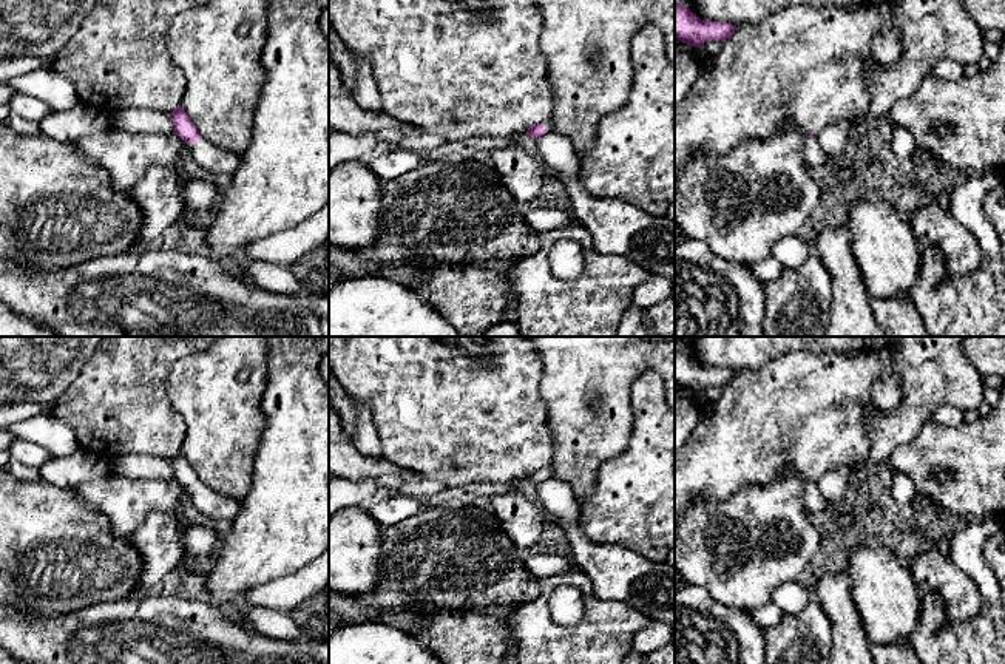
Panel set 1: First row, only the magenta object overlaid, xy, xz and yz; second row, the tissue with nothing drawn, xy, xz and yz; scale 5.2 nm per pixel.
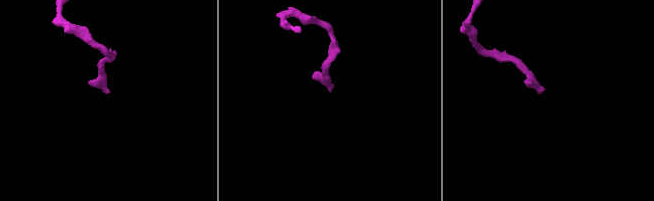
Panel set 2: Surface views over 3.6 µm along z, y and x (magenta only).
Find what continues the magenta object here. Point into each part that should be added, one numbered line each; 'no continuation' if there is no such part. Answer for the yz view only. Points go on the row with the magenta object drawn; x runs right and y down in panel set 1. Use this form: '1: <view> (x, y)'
1: yz (814, 155)

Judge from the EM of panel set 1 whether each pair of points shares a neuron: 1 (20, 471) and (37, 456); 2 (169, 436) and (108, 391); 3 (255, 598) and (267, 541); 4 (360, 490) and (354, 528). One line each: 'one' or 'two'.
1: two
2: one
3: two
4: two

